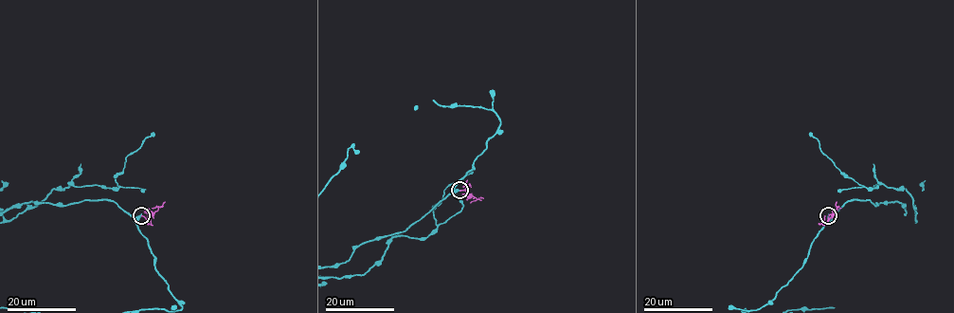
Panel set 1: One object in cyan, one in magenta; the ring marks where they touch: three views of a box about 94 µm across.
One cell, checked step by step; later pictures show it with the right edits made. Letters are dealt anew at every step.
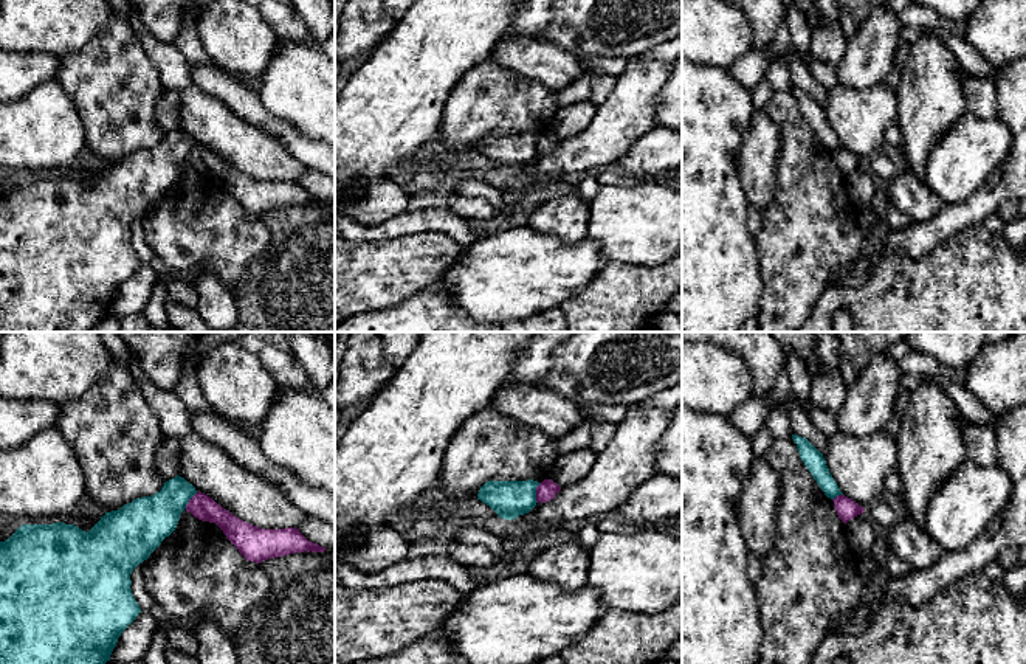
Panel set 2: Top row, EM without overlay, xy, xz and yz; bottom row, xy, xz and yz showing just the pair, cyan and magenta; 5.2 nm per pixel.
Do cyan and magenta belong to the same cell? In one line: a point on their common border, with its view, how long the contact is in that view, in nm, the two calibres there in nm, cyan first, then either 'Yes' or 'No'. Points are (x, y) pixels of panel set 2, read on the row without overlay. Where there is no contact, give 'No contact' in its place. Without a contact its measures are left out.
Touches cyan at xz (535, 145). Shared border 110 nm. Thickness 190 nm (cyan) against 100 nm. No

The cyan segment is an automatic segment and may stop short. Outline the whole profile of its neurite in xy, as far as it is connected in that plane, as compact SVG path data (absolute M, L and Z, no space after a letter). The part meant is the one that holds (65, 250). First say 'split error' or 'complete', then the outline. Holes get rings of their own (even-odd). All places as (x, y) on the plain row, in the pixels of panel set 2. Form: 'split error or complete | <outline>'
complete | M177 127L155 147L105 164L88 185L60 174L23 177L0 194L0 332L90 332L101 323L121 285L141 265L130 242L132 223L175 183L195 146L195 140Z

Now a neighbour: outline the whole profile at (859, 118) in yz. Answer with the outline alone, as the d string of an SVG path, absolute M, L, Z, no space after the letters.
M885 82L857 90L835 85L823 105L840 144L865 163L885 143L885 132L897 124L897 93Z

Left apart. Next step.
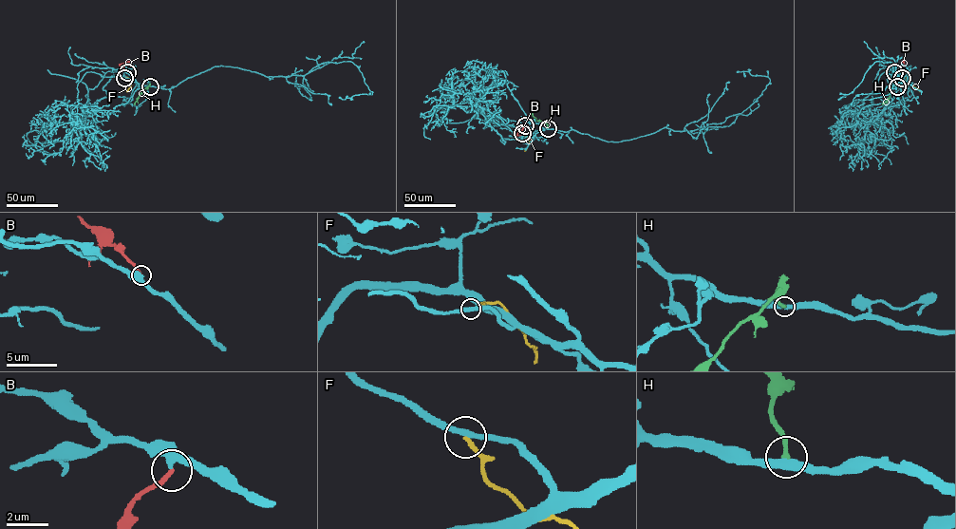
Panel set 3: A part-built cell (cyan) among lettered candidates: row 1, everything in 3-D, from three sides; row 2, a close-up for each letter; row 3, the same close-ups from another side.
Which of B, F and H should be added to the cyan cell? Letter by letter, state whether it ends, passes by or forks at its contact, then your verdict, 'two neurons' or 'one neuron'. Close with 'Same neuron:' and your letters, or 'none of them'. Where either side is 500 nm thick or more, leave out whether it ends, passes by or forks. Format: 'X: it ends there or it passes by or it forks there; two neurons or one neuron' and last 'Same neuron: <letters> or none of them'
B: it ends there; one neuron
F: it ends there; two neurons
H: it ends there; one neuron
Same neuron: B, H

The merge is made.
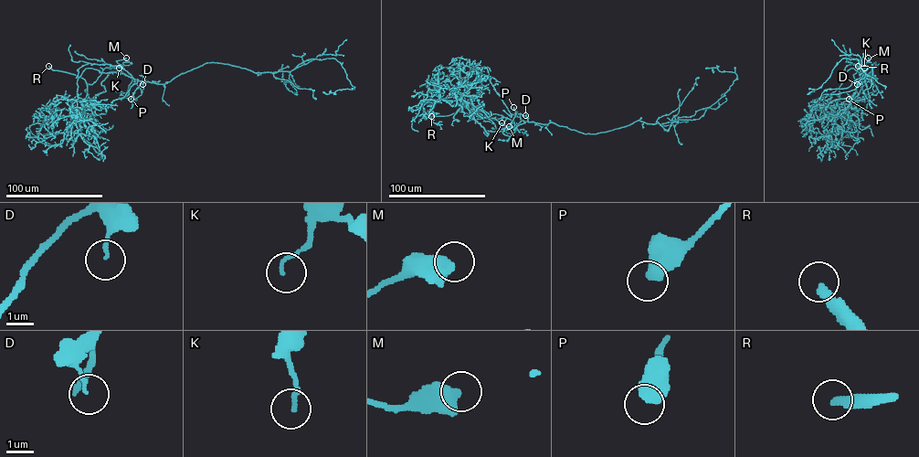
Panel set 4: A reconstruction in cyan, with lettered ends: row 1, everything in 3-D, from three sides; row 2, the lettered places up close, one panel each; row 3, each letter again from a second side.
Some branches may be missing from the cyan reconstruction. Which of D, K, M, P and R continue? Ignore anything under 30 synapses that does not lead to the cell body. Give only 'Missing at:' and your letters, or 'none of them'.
Missing at: R

